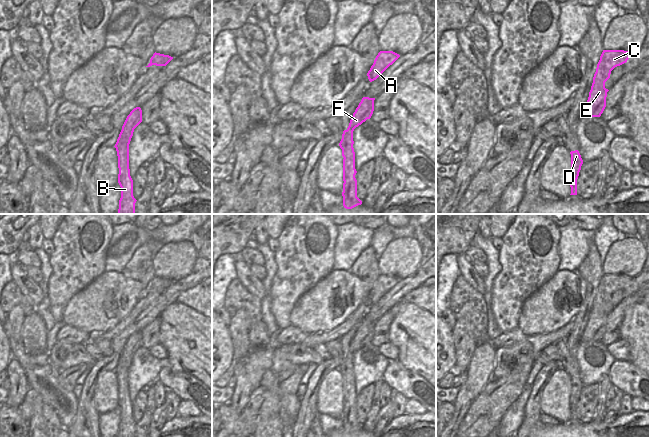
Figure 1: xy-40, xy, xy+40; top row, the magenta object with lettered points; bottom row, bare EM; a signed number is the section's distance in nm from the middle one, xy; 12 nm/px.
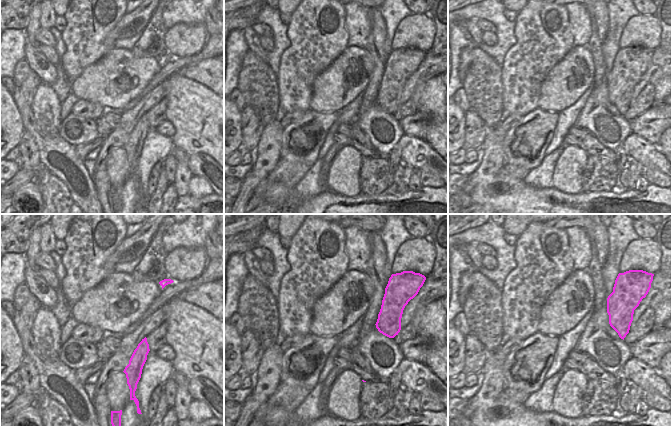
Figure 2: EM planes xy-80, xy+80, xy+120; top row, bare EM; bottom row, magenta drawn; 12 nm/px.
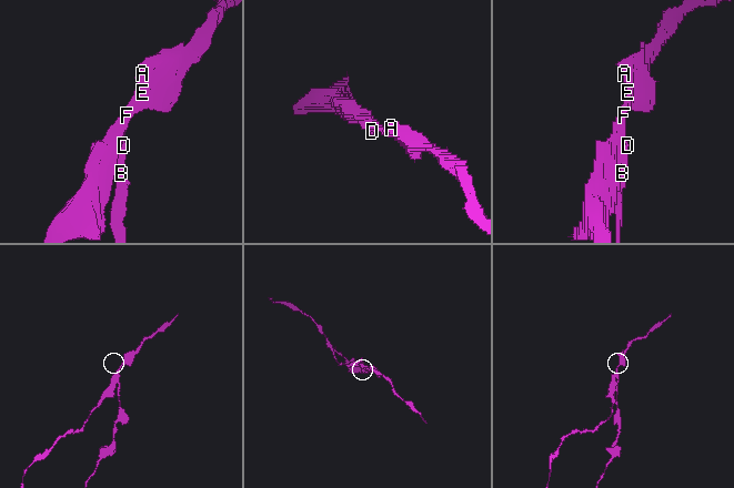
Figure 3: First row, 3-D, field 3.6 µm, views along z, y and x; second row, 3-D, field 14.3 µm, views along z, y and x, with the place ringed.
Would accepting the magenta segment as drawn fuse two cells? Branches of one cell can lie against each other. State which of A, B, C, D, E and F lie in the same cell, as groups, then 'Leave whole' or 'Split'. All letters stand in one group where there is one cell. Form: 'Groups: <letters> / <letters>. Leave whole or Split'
Groups: A C E F / B D. Split.

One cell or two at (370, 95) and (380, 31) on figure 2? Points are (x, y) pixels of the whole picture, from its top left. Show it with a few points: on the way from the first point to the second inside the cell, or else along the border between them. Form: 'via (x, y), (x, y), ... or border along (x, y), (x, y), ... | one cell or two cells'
via (376, 79), (379, 68), (379, 47) | one cell

